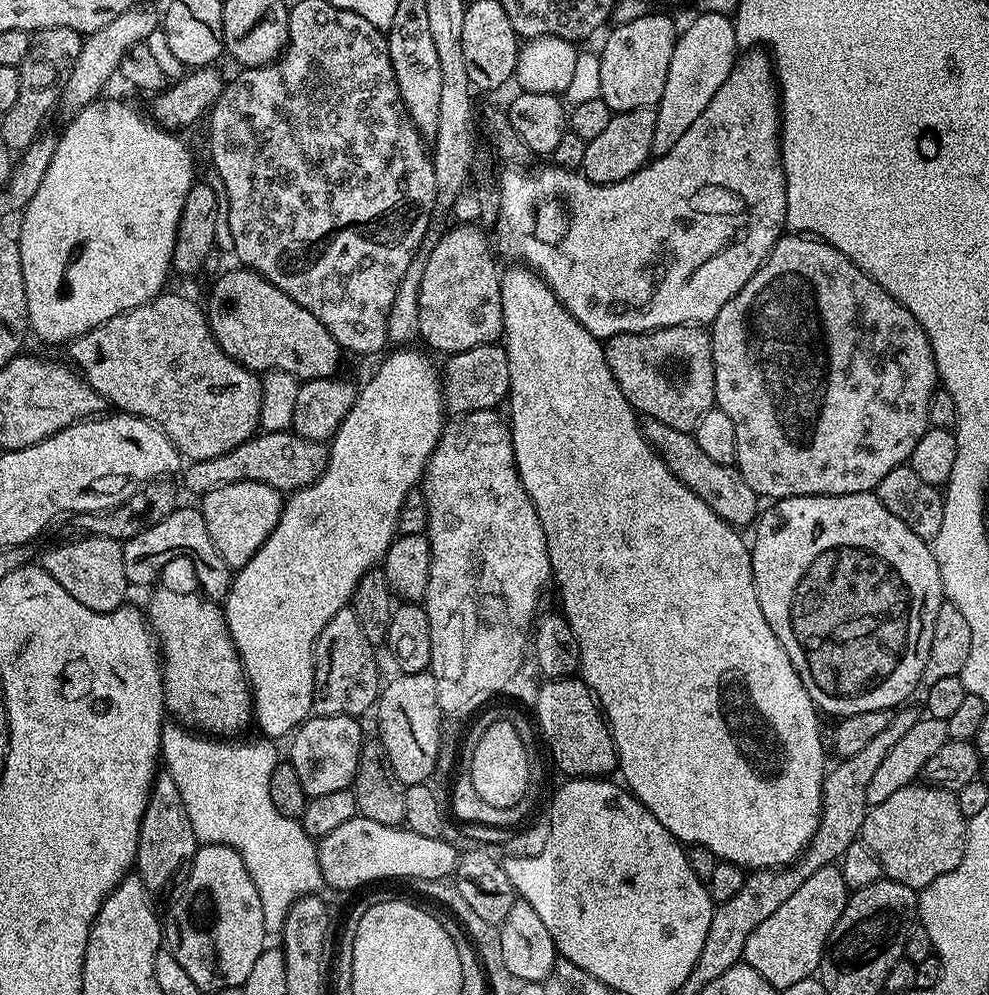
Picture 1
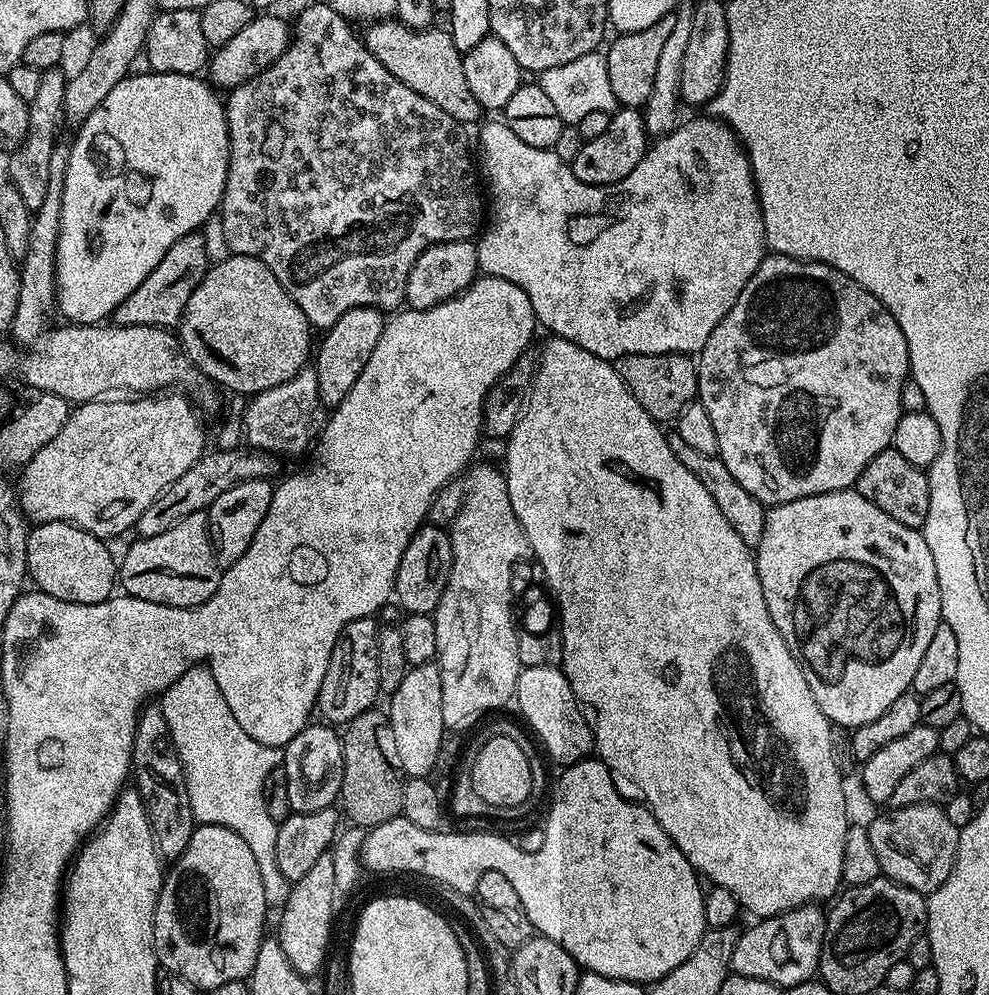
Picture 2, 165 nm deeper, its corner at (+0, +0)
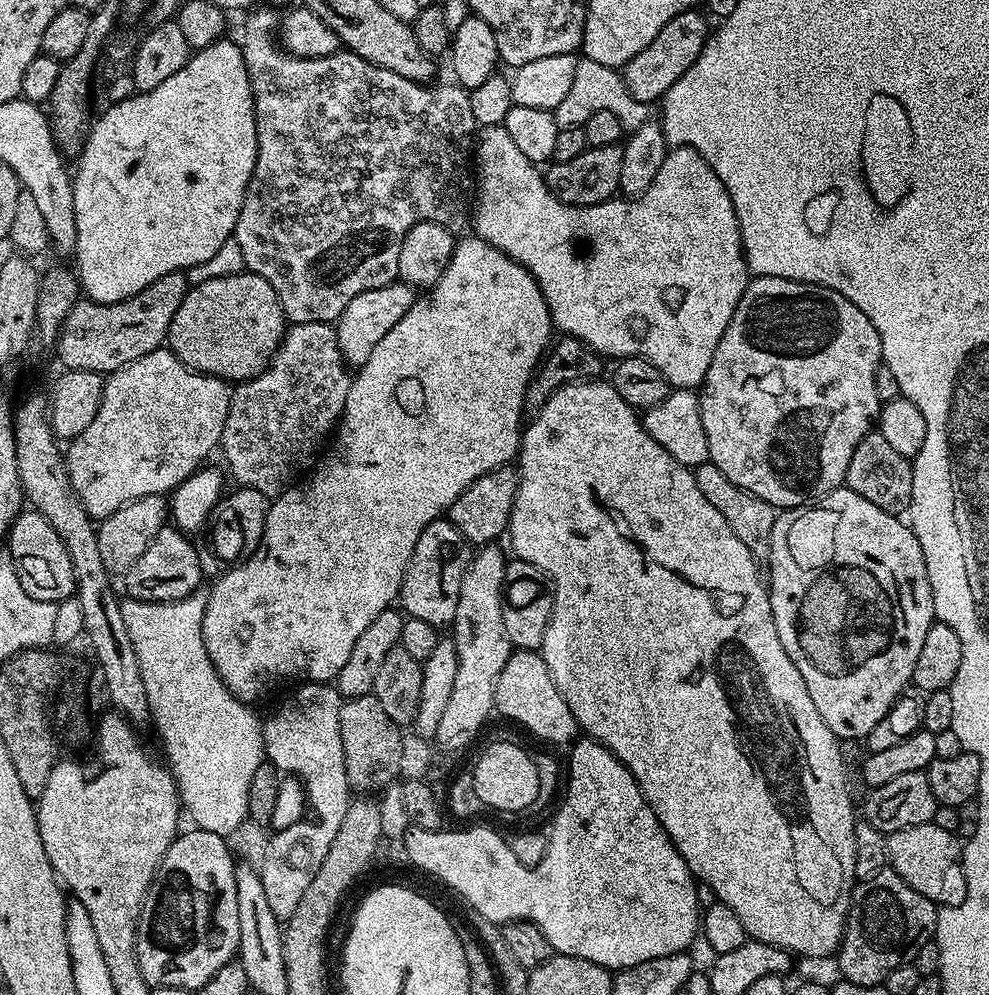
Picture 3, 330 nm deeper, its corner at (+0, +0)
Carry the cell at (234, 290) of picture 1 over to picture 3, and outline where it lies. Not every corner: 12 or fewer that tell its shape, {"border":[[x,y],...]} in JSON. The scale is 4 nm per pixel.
{"border":[[245,270],[189,287],[166,344],[243,382],[284,341],[284,307]]}

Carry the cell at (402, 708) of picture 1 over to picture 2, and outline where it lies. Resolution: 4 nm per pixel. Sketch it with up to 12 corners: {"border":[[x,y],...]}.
{"border":[[439,663],[390,694],[399,769],[427,777],[446,731]]}

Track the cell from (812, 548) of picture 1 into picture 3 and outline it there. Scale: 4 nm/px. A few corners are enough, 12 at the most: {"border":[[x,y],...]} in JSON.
{"border":[[846,486],[777,515],[774,626],[863,741],[936,615],[901,517]]}

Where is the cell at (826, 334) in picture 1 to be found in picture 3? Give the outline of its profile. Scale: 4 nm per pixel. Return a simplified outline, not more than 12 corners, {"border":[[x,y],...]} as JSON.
{"border":[[757,276],[698,389],[710,463],[777,510],[879,421],[874,322]]}

